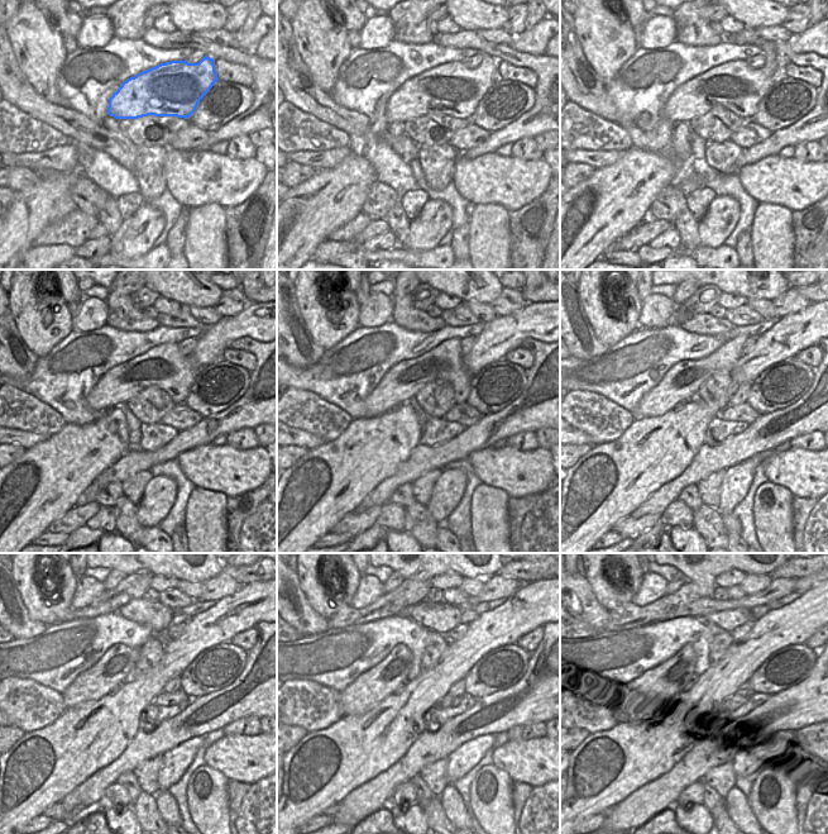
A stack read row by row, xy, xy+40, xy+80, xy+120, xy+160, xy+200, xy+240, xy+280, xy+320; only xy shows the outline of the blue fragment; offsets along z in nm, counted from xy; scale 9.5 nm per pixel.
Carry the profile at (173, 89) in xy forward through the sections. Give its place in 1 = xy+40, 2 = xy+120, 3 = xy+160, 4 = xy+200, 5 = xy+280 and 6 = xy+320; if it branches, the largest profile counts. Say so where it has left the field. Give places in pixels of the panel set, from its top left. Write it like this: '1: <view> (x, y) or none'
1: xy+40 (453, 89)
2: xy+120 (164, 366)
3: xy+160 (405, 379)
4: xy+200 (683, 380)
5: xy+280 (369, 689)
6: xy+320 (640, 699)

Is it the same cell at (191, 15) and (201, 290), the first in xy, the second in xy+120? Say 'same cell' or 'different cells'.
same cell

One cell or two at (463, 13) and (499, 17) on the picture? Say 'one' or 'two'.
one

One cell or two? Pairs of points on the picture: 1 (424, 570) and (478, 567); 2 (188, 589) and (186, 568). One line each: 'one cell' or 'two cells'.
1: one cell
2: two cells

